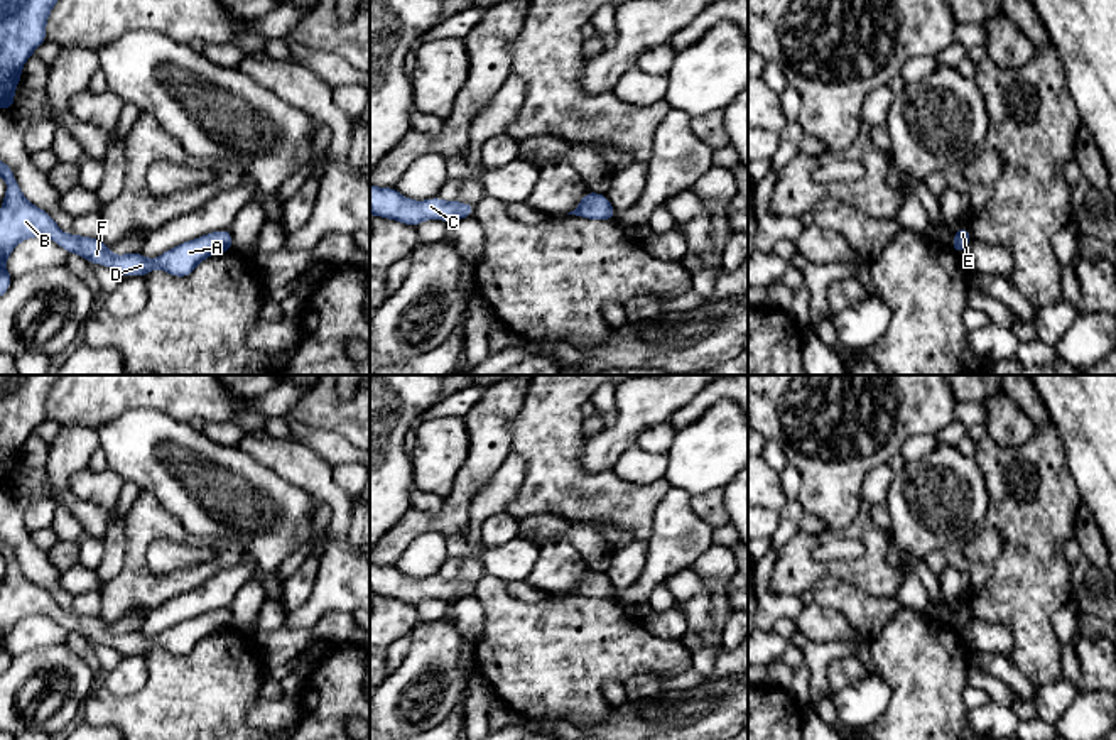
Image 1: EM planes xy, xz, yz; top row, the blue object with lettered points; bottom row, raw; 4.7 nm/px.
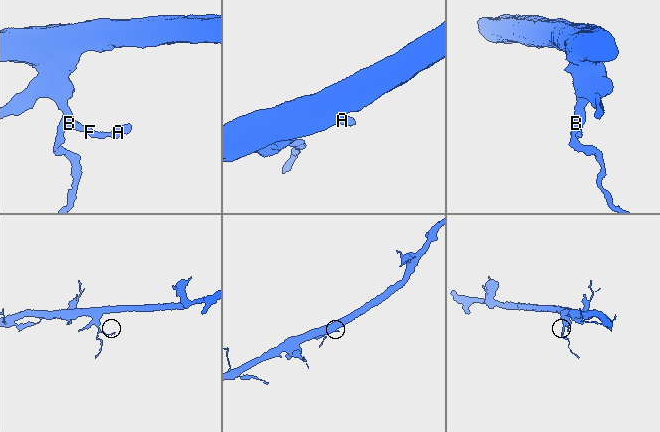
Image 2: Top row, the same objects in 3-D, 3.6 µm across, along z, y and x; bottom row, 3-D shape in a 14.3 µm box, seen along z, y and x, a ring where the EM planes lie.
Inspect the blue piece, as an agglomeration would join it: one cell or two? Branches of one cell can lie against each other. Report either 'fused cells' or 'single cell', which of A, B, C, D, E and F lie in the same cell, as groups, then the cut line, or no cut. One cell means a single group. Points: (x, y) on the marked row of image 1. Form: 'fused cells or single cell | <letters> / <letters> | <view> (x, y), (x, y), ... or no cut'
single cell | A B C D E F | no cut

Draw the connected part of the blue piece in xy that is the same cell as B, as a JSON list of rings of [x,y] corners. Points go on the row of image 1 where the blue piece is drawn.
[[[2,161],[0,176],[7,182],[7,194],[0,209],[0,296],[10,289],[14,280],[5,269],[7,258],[20,242],[32,237],[46,237],[68,253],[78,253],[91,264],[116,270],[120,275],[137,277],[145,277],[150,270],[159,269],[186,279],[204,258],[233,250],[231,231],[216,230],[176,245],[154,260],[145,258],[140,252],[113,255],[101,238],[88,238],[78,233],[66,235],[47,211],[25,199],[12,167]]]

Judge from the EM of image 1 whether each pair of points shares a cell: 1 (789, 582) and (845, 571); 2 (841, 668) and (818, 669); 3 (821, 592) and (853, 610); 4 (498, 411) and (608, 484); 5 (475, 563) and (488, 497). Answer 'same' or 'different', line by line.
1: same
2: different
3: same
4: different
5: same

